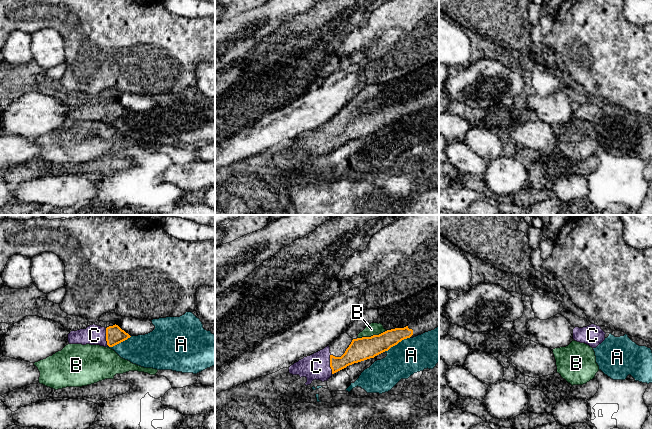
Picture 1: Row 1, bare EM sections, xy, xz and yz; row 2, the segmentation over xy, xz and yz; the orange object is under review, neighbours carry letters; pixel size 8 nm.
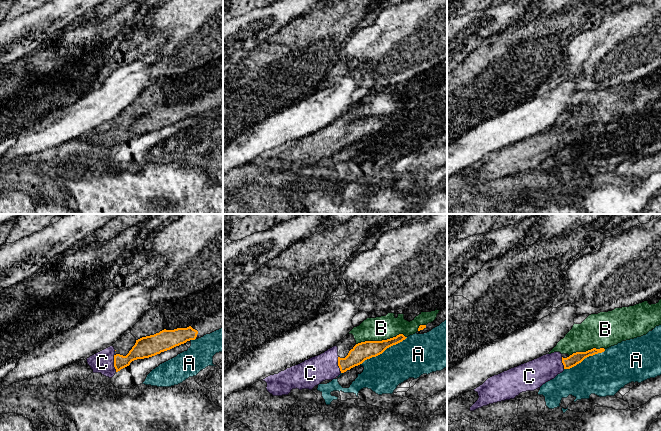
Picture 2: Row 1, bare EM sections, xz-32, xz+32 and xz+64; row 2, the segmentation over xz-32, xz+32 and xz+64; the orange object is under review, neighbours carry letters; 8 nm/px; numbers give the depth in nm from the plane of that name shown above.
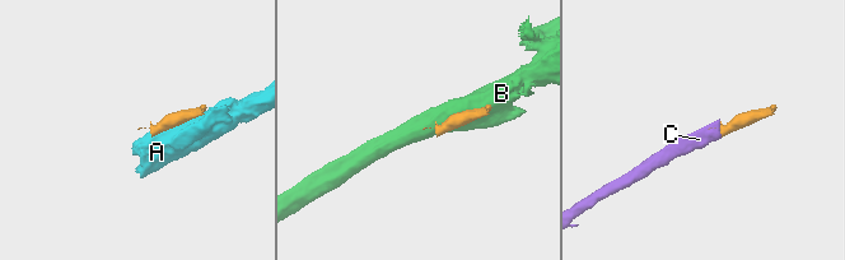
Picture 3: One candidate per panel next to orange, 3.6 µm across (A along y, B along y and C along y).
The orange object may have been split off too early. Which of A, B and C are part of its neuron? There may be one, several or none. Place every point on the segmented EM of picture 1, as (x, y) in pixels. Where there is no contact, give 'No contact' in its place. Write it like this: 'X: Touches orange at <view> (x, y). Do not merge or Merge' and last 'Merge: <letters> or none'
A: Touches orange at xz (395, 344). Do not merge
B: Touches orange at xz (373, 335). Do not merge
C: Touches orange at xz (330, 364). Merge
Merge: C

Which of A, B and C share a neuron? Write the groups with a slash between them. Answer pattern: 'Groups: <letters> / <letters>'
Groups: A / B / C

